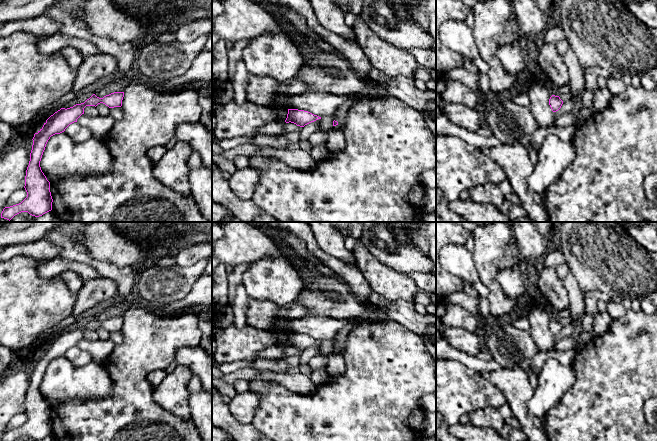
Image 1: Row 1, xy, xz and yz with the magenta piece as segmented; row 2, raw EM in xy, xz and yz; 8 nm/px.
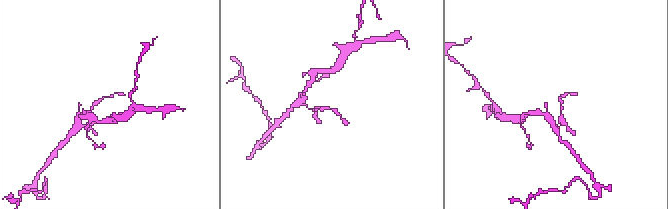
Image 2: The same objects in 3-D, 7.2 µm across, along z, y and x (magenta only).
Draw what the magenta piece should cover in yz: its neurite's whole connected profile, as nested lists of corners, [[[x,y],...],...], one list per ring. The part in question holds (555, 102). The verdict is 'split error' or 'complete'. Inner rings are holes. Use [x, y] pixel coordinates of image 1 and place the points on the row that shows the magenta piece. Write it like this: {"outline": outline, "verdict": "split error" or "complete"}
{"outline": [[[552,95],[549,99],[549,105],[553,112],[558,111],[563,104],[563,101],[560,99],[559,96]]], "verdict": "complete"}

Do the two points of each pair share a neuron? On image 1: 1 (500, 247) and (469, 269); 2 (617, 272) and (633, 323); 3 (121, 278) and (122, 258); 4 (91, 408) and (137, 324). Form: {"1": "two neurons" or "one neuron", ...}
{"1": "two neurons", "2": "two neurons", "3": "two neurons", "4": "one neuron"}

